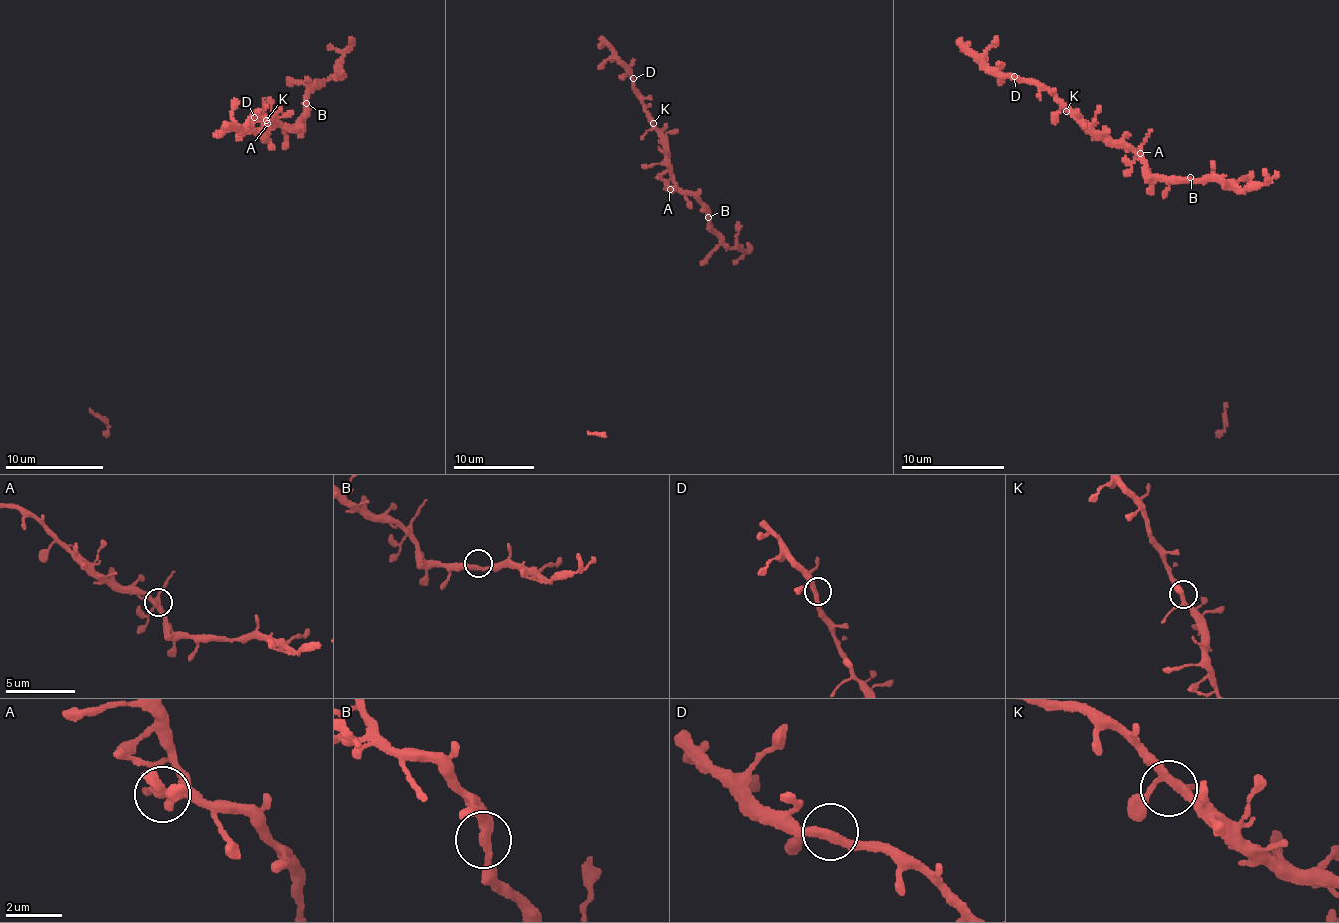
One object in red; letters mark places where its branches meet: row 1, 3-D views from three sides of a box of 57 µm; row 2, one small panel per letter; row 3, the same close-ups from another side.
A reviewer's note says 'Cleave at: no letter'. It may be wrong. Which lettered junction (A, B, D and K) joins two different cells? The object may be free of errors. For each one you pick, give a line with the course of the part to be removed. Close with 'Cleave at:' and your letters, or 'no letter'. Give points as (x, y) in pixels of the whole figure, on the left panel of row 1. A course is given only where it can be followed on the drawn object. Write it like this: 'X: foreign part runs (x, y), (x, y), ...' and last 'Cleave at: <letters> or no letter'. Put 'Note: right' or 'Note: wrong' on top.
Note: wrong
A: foreign part runs (267, 123), (274, 149)
Cleave at: A

